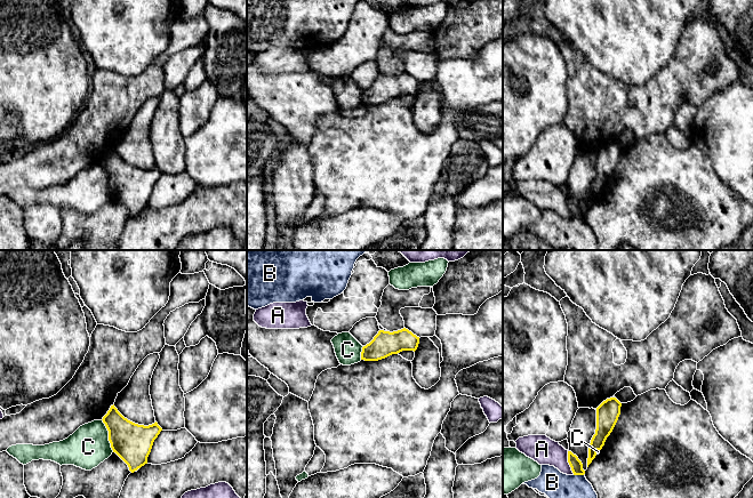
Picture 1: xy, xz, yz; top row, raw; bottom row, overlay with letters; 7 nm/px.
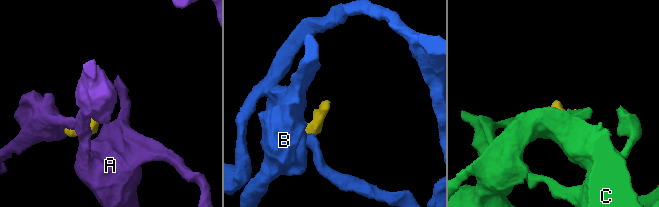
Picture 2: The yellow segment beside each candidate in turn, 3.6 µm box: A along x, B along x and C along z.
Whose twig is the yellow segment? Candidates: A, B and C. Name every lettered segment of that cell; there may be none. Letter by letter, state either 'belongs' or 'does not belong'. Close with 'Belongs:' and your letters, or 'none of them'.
A: does not belong
B: does not belong
C: belongs
Belongs: C

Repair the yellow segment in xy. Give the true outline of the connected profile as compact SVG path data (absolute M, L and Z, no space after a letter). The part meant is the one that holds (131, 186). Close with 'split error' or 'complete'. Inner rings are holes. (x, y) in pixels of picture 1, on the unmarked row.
M114 148L102 164L109 175L113 196L128 209L131 217L147 208L153 186L162 175L157 166L149 170L135 168L125 162Z; complete

